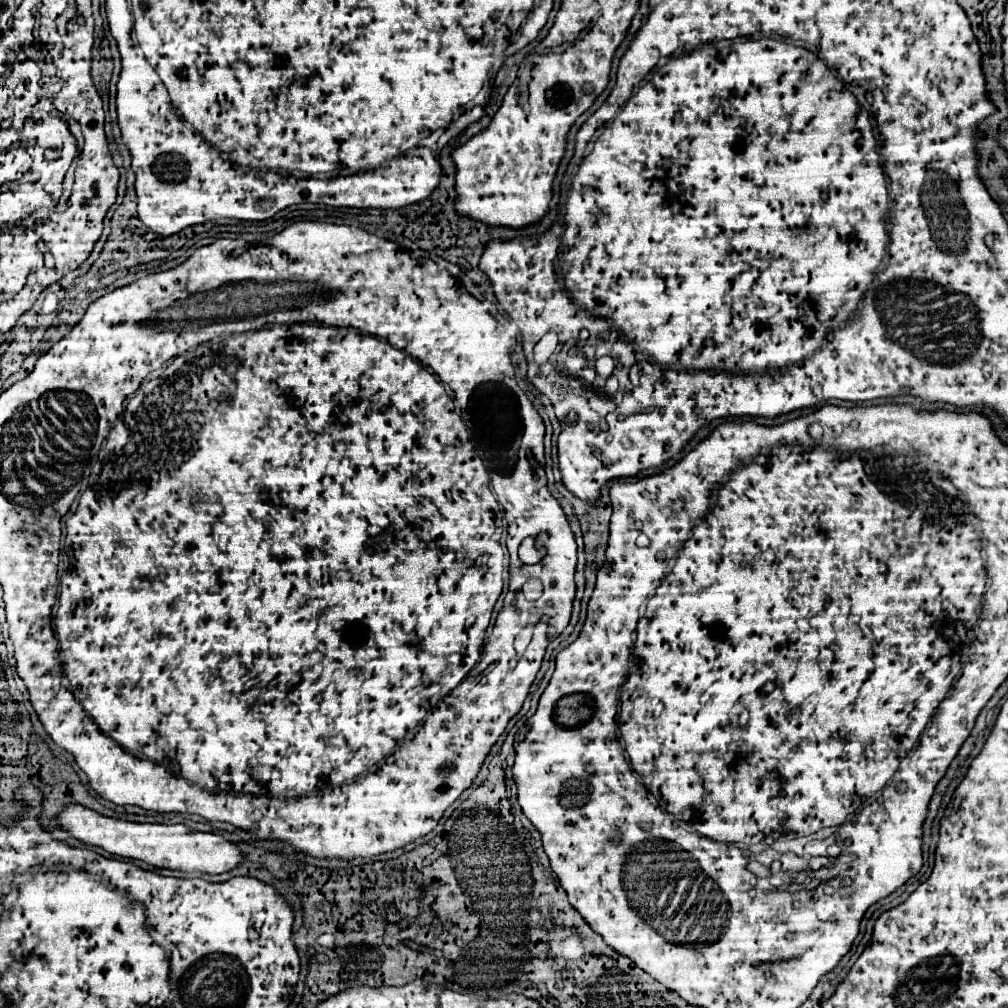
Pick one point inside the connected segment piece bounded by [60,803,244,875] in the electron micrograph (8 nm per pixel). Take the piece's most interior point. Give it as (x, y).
(176, 847)

